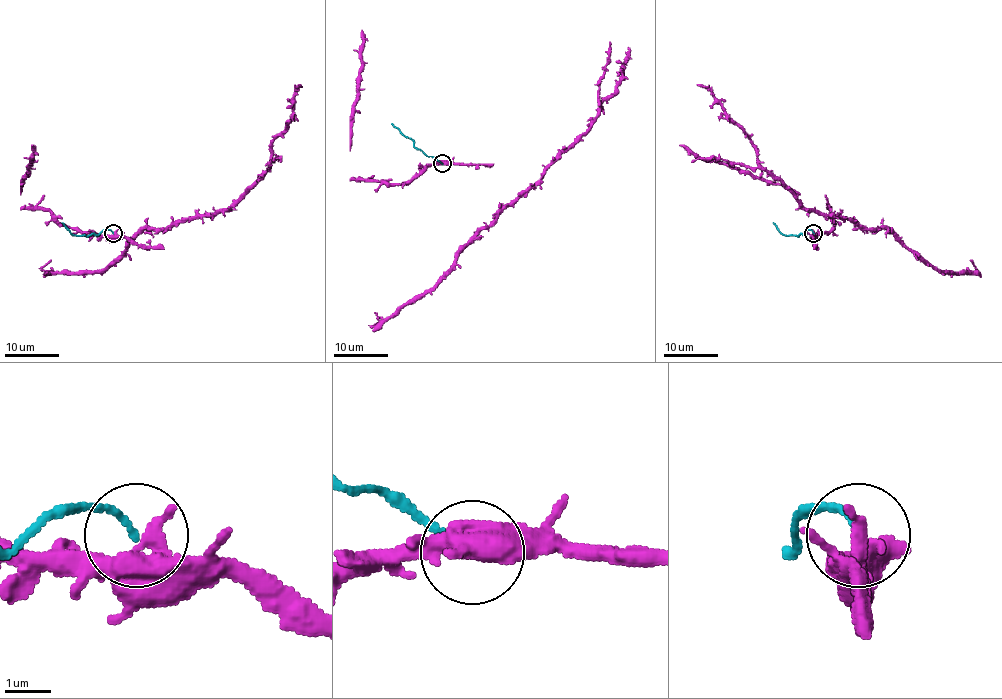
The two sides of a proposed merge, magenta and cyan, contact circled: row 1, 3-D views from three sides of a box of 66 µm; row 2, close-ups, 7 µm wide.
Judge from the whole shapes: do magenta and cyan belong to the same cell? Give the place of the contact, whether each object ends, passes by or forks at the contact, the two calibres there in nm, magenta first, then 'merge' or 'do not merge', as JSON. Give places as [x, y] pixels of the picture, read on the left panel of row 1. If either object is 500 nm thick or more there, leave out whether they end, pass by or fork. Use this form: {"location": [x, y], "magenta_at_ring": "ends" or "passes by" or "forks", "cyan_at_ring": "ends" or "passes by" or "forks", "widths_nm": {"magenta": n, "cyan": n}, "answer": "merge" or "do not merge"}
{"location": [113, 233], "widths_nm": {"magenta": 600, "cyan": 150}, "answer": "do not merge"}

